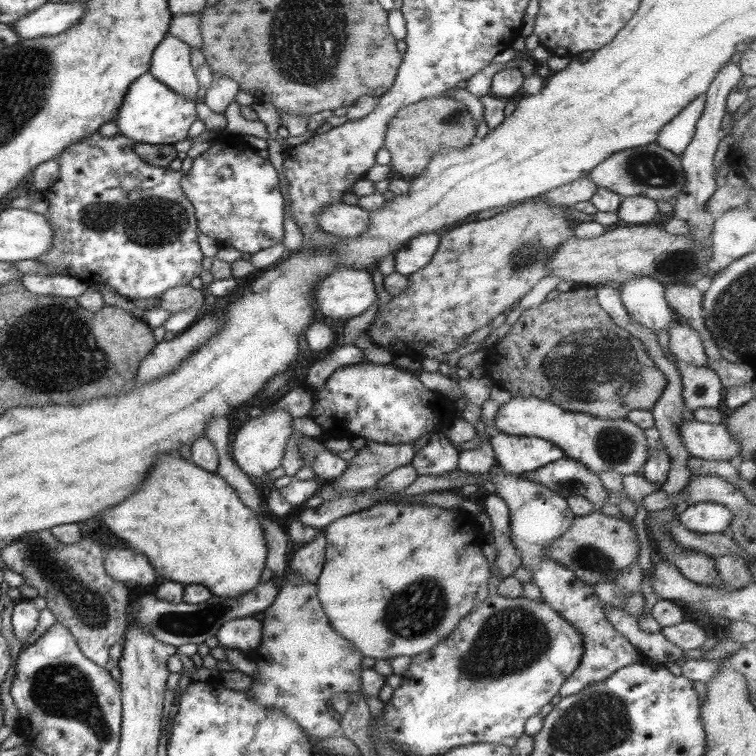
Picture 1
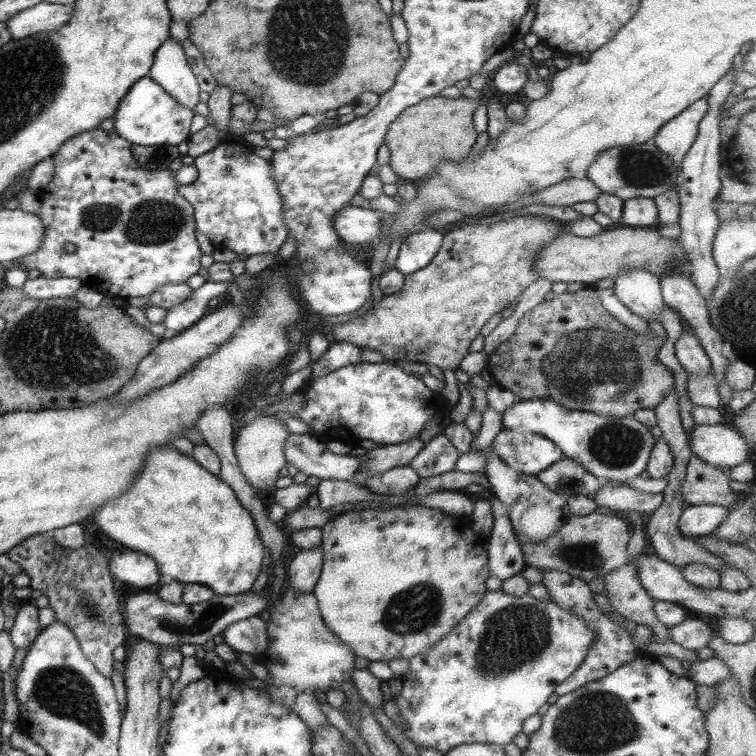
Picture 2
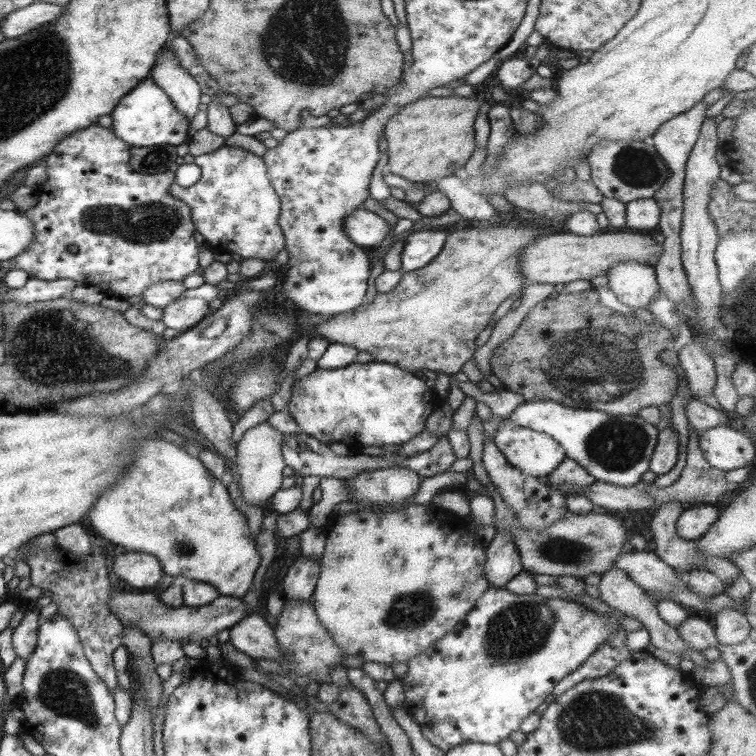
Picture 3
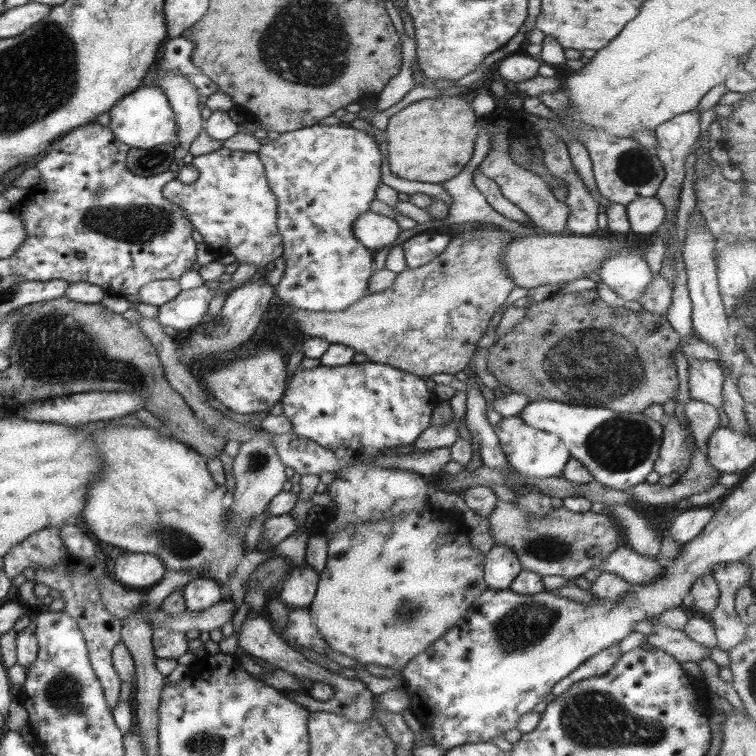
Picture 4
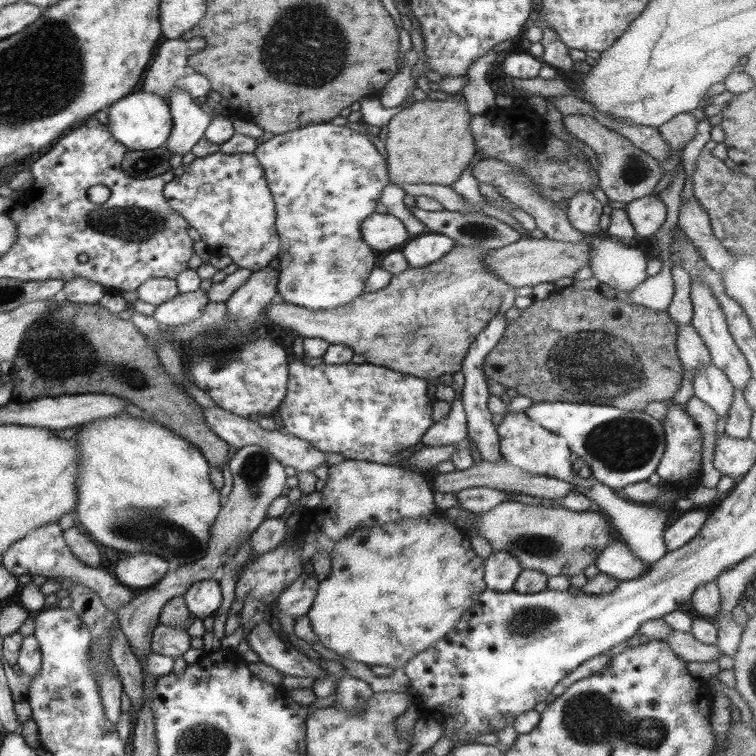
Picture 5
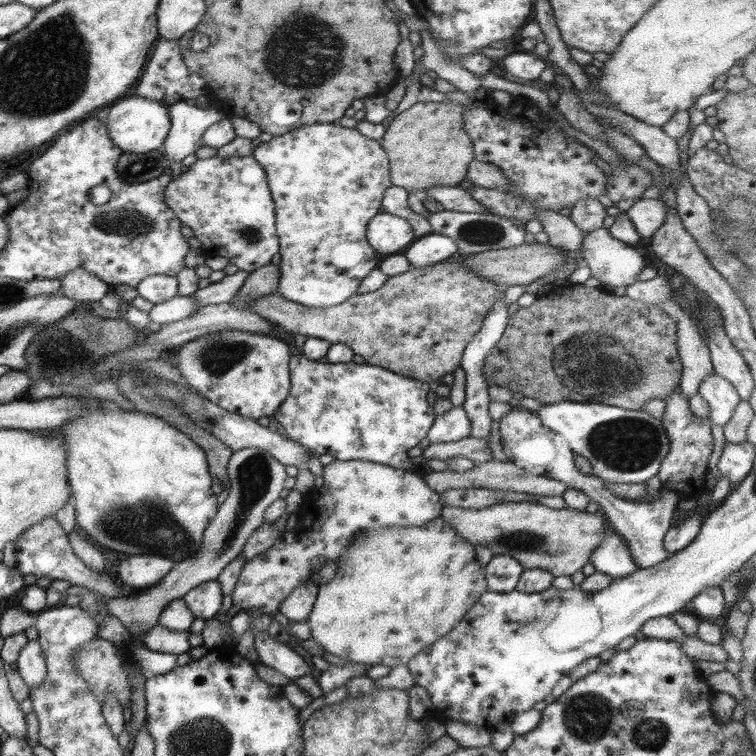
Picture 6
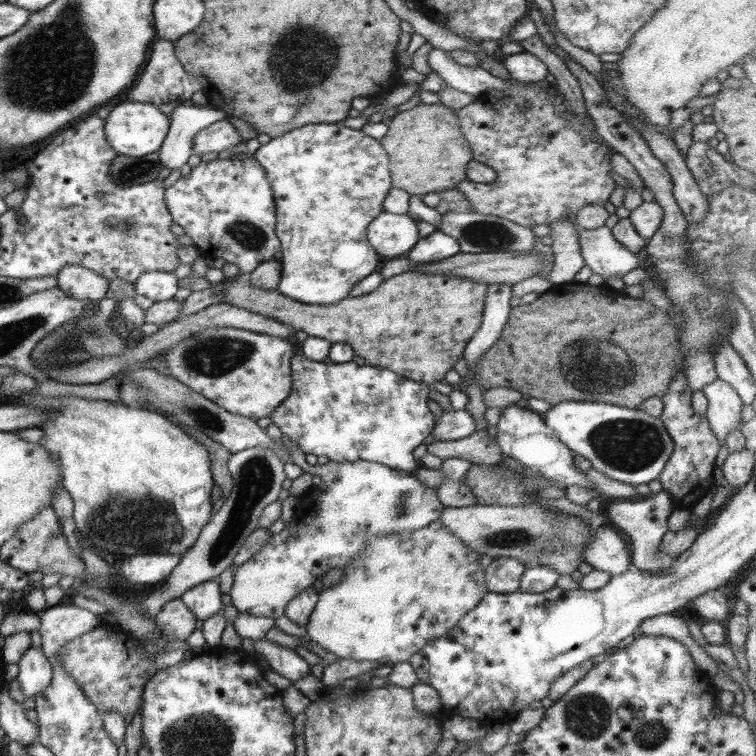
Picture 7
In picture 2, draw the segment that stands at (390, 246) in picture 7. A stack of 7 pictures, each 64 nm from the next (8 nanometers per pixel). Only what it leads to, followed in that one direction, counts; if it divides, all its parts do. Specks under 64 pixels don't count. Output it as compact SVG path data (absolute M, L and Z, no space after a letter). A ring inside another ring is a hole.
M343 206L335 211L330 220L333 232L347 246L356 245L372 239L380 227L380 214L372 209Z

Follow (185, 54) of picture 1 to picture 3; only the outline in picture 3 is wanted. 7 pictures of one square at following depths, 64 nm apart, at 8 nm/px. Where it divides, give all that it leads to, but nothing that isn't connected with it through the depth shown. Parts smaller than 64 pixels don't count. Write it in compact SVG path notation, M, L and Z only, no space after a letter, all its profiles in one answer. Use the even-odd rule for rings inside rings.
M161 47L155 64L151 67L150 79L169 97L173 106L187 120L187 134L193 132L191 118L198 111L200 86L185 67L179 64L173 49Z

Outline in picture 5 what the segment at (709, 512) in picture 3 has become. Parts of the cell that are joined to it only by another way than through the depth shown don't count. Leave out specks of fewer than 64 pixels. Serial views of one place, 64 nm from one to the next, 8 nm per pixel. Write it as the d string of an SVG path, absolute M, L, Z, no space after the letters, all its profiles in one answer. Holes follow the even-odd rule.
M697 508L685 510L673 524L664 530L666 550L675 550L687 544L699 532L708 515Z

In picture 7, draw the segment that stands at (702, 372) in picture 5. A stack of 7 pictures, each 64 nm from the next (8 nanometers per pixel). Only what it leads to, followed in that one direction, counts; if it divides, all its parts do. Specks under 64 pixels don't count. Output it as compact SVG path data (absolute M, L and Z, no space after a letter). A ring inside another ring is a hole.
M717 377L705 384L700 391L707 401L702 418L709 421L710 429L718 440L724 439L727 432L741 425L742 400L729 384Z

